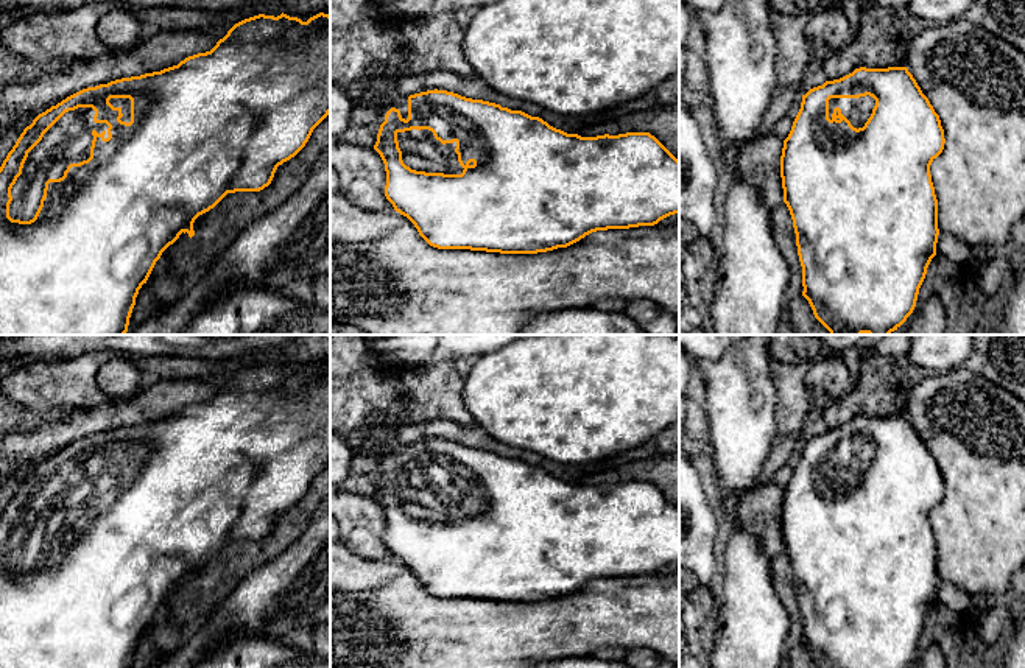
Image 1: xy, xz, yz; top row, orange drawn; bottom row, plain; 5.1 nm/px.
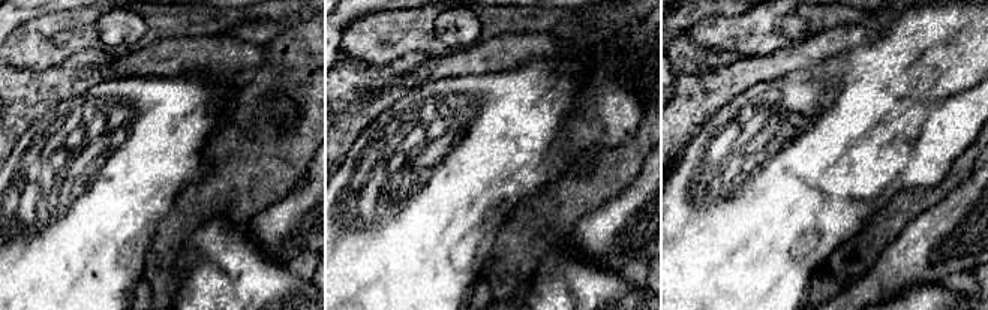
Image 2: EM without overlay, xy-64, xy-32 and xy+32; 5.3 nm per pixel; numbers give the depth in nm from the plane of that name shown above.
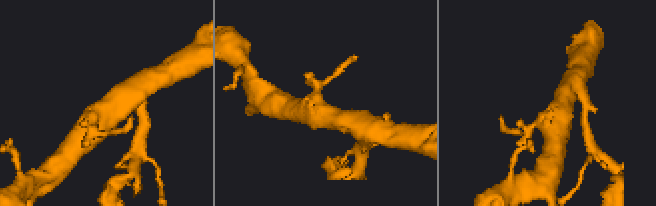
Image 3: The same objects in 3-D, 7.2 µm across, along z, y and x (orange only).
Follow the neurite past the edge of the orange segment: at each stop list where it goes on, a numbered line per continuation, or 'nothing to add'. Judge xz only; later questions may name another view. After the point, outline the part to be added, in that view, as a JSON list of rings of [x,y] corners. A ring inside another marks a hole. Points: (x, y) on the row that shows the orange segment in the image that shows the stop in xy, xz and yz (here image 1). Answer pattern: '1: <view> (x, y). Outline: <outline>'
1: xz (421, 151). Outline: [[[428,129],[397,132],[402,160],[407,167],[425,173],[461,174],[455,153],[456,142],[442,145]]]

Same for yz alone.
1: yz (857, 111). Outline: [[[869,95],[860,98],[830,98],[829,100],[829,118],[835,107],[841,109],[841,114],[851,121],[854,128],[863,128],[872,114],[875,100]]]

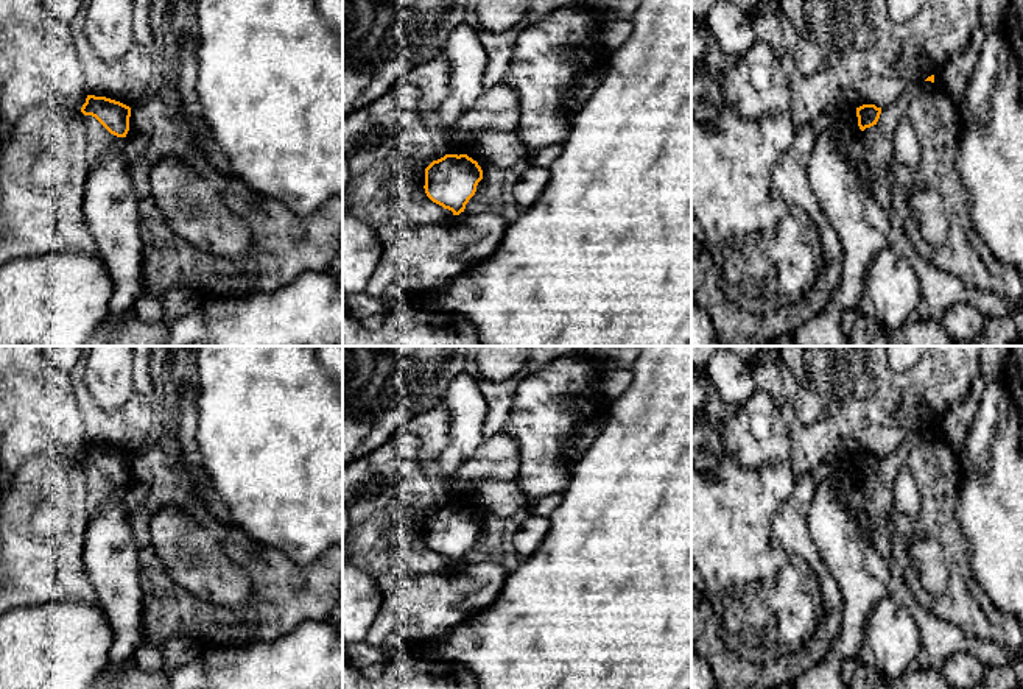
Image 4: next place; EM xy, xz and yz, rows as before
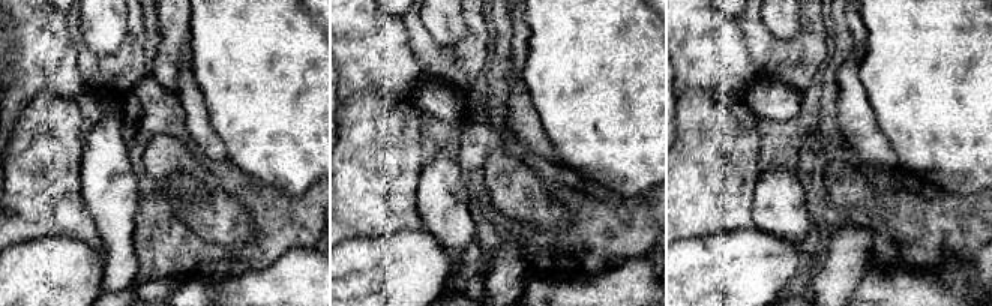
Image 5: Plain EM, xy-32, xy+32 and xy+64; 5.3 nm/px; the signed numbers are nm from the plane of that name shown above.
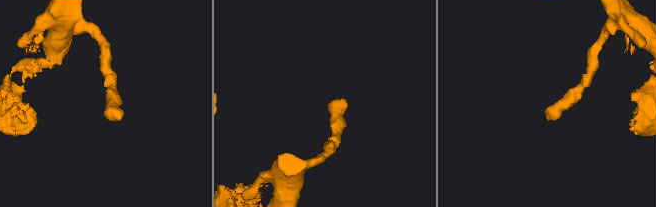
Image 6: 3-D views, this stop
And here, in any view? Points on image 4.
nothing to add

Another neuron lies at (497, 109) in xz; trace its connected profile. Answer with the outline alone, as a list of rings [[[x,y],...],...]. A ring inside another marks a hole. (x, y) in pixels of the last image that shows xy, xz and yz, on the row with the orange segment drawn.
[[[509,86],[487,87],[475,104],[448,129],[452,143],[447,154],[467,154],[484,168],[475,148],[476,137],[486,131],[514,132],[520,123],[520,100]]]

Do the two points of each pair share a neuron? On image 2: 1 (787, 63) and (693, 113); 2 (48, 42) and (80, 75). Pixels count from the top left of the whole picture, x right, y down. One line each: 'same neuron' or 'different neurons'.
1: same neuron
2: different neurons

